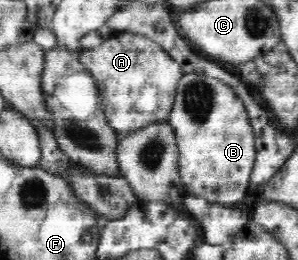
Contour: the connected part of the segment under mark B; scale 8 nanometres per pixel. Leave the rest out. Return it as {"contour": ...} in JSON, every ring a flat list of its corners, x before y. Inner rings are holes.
{"contour":[[183,74,177,86,174,106,170,111,168,123,174,129,177,147,179,148,178,169,186,194,205,198,209,203,223,204,227,206,232,206,234,205,234,202,242,201,242,196,248,194,246,190,248,190,250,175,253,174,253,166,257,155,257,145,255,144,255,134,252,125,250,124,250,117,248,117,248,113,246,112,246,108,244,108,244,104,242,104,242,100,234,94,234,90,232,90,230,86,226,86,224,82,220,82,220,80,216,80,216,78,210,78,210,76,204,76,204,74],[224,176,228,176,228,180,230,180,228,186,224,186]]}

